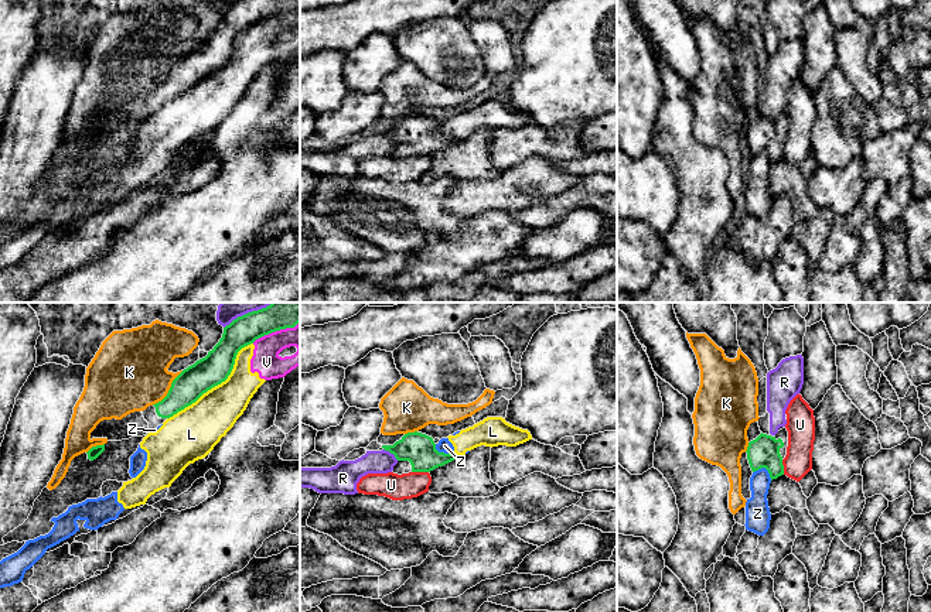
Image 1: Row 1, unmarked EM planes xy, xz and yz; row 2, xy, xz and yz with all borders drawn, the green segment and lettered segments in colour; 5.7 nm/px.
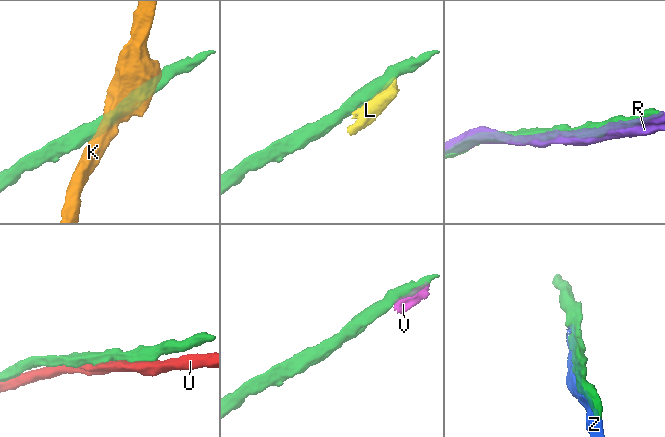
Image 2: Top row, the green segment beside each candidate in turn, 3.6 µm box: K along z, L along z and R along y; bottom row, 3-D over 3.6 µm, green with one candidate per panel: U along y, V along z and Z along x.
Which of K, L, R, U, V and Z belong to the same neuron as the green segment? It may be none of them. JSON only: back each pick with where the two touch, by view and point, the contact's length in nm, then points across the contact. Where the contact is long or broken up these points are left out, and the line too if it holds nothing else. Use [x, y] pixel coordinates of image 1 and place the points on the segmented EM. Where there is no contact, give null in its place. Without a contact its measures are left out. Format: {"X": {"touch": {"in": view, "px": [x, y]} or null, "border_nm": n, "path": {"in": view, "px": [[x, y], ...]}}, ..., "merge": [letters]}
{"merge": []}

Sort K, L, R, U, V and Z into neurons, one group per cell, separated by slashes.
K / L V Z / R / U

